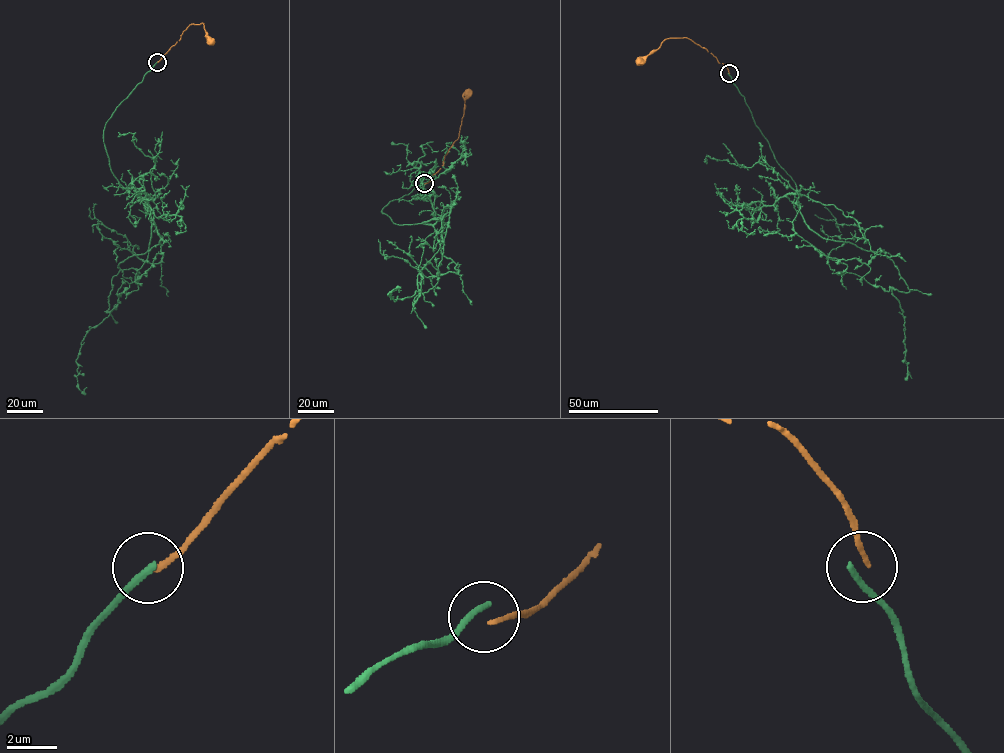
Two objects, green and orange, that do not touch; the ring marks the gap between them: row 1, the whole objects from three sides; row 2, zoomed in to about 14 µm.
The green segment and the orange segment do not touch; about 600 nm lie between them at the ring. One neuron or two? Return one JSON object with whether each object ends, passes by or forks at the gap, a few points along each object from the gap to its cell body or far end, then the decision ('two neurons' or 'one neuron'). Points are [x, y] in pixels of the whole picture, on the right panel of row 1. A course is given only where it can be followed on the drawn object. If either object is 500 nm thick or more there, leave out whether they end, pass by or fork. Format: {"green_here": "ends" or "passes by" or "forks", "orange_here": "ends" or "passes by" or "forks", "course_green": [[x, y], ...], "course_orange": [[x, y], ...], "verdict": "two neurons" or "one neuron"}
{"green_here": "ends", "orange_here": "ends", "course_green": [[728, 74], [795, 183], [805, 224], [893, 261], [909, 290], [892, 290], [911, 378]], "course_orange": [[729, 73], [706, 49], [684, 37], [665, 39], [640, 62]], "verdict": "two neurons"}

